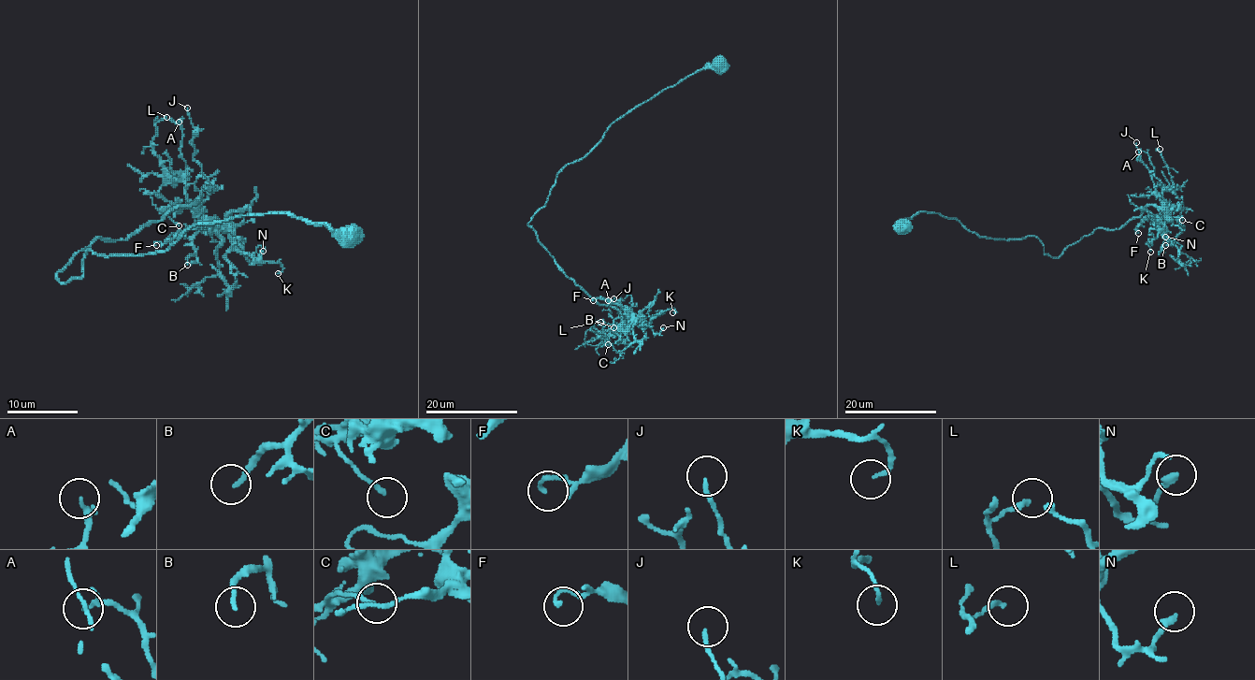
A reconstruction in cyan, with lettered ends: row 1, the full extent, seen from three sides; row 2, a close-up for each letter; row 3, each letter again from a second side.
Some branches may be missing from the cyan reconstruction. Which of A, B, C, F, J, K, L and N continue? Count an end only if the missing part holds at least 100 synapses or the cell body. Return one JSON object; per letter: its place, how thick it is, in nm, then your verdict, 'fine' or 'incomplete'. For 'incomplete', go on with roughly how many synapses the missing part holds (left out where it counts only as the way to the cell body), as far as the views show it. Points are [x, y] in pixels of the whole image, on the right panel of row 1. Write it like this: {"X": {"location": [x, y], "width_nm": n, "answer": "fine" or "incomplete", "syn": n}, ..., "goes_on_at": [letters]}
{"A": {"location": [1138, 151], "width_nm": 220, "answer": "fine"}, "B": {"location": [1165, 245], "width_nm": 170, "answer": "fine"}, "C": {"location": [1182, 220], "width_nm": 110, "answer": "fine"}, "F": {"location": [1138, 233], "width_nm": 130, "answer": "fine"}, "J": {"location": [1136, 142], "width_nm": 150, "answer": "fine"}, "K": {"location": [1150, 252], "width_nm": 140, "answer": "fine"}, "L": {"location": [1160, 149], "width_nm": 160, "answer": "fine"}, "N": {"location": [1165, 237], "width_nm": 240, "answer": "fine"}, "goes_on_at": []}

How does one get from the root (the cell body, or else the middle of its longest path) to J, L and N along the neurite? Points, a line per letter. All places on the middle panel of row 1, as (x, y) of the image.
J: (718, 66), (617, 118), (557, 175), (528, 224), (555, 264), (613, 307), (622, 324), (627, 318), (613, 298)
L: (718, 66), (617, 118), (557, 175), (528, 224), (569, 278), (621, 314), (598, 334), (591, 328), (600, 322)
N: (718, 66), (617, 118), (557, 175), (528, 224), (569, 278), (620, 312), (622, 328), (663, 327)

